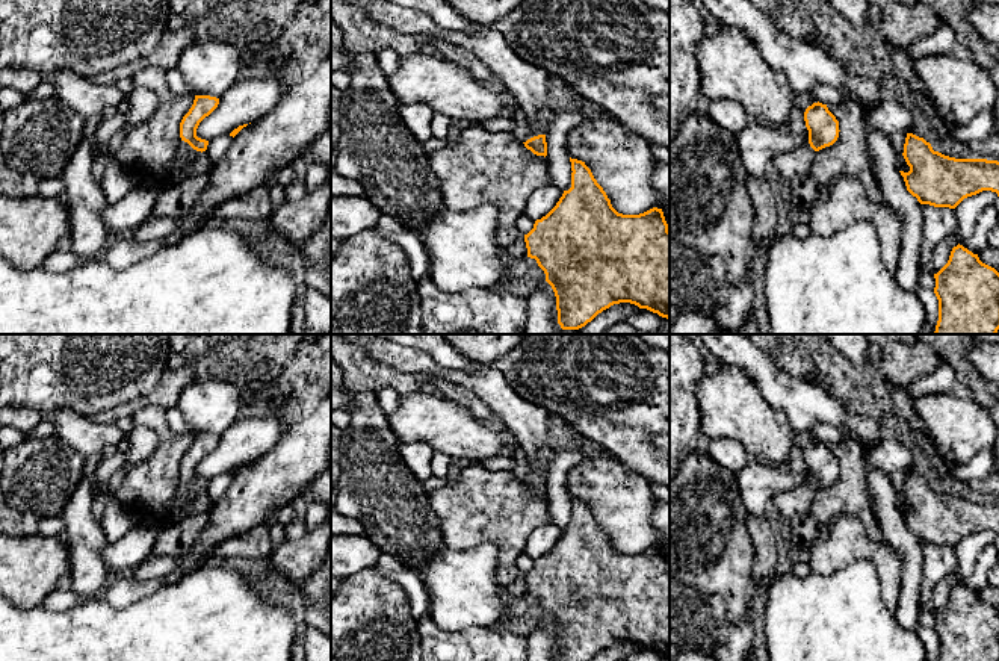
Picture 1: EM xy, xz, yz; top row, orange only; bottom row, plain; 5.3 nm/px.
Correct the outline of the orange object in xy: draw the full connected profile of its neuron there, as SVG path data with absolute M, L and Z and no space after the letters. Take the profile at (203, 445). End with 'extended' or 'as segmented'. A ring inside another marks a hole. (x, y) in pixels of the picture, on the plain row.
M195 434L193 443L180 461L181 483L177 489L177 510L166 522L178 520L186 516L184 508L203 490L207 489L209 479L196 475L199 461L209 455L219 443L219 437L210 434Z | extended

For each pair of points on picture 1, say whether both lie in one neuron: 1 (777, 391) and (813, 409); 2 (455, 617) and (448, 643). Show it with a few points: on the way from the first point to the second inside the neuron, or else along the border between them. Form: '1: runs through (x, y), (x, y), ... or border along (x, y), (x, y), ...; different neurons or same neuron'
1: runs through (786, 394), (794, 395), (804, 404); same neuron
2: border along (428, 614), (440, 628), (460, 633); different neurons

